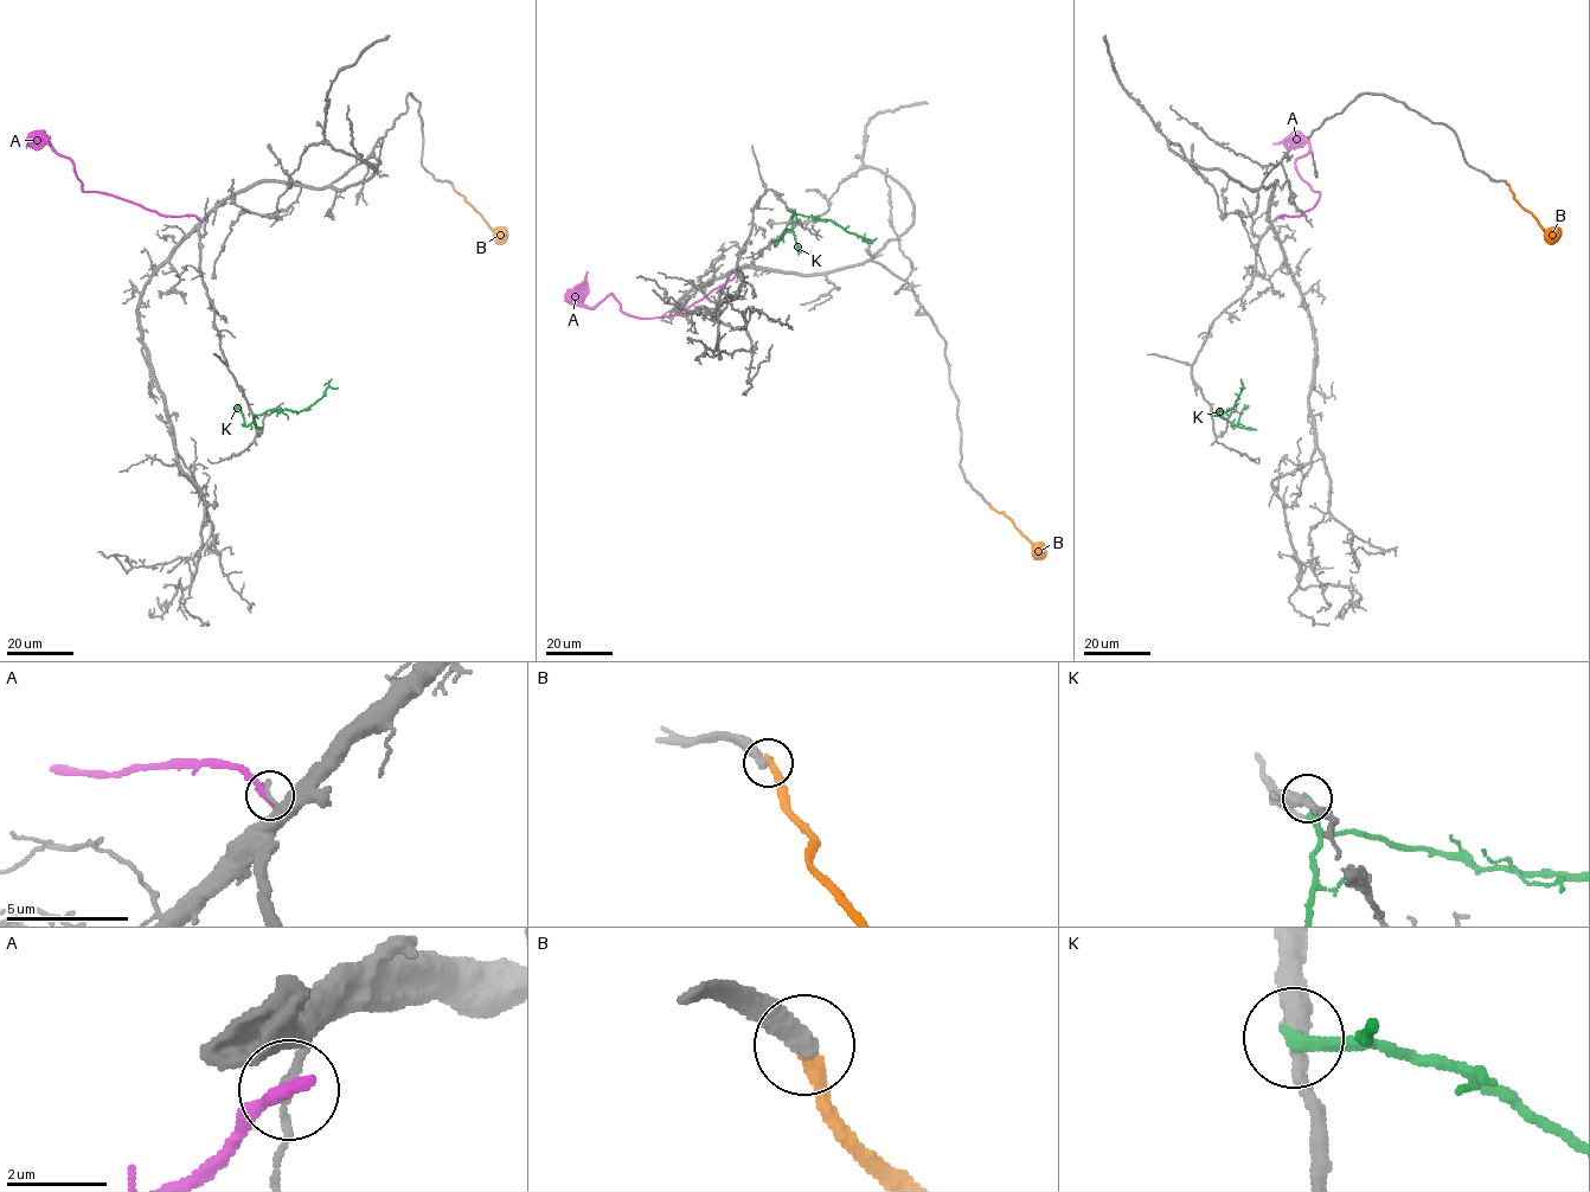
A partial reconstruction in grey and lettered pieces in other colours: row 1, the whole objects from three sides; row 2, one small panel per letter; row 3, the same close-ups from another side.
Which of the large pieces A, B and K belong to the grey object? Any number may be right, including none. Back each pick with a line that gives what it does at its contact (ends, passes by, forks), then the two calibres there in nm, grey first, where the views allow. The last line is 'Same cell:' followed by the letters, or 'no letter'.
Same cell: no letter

